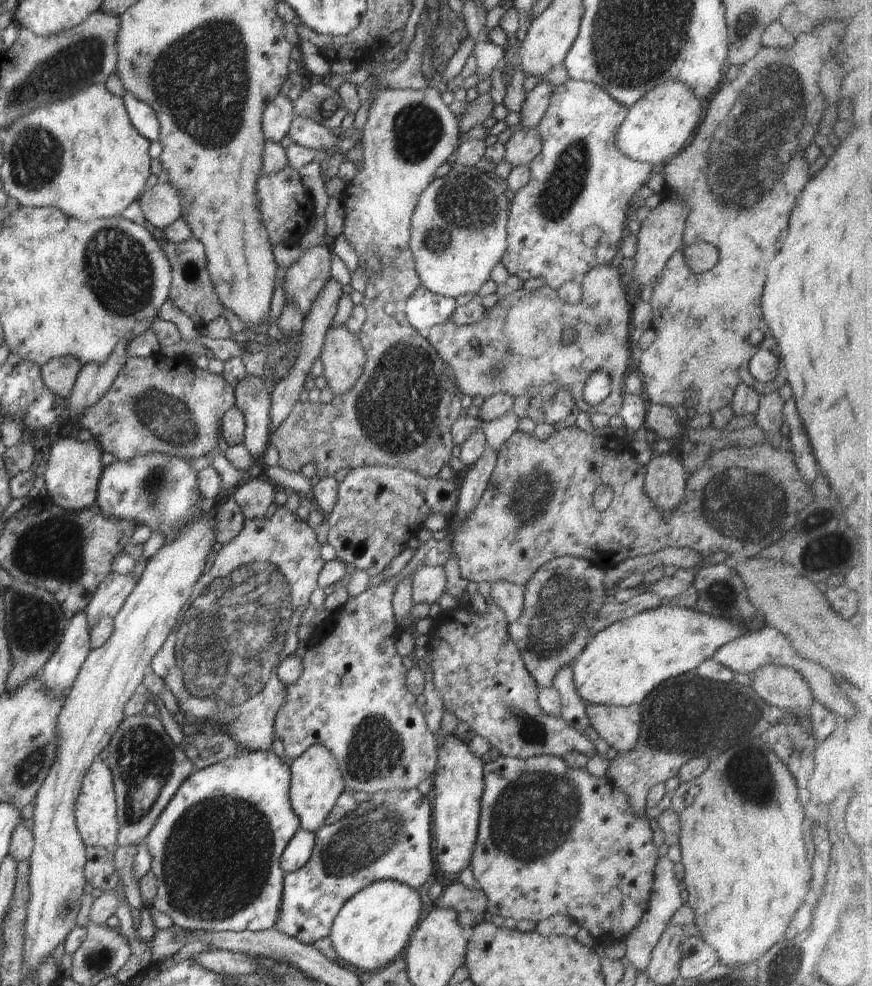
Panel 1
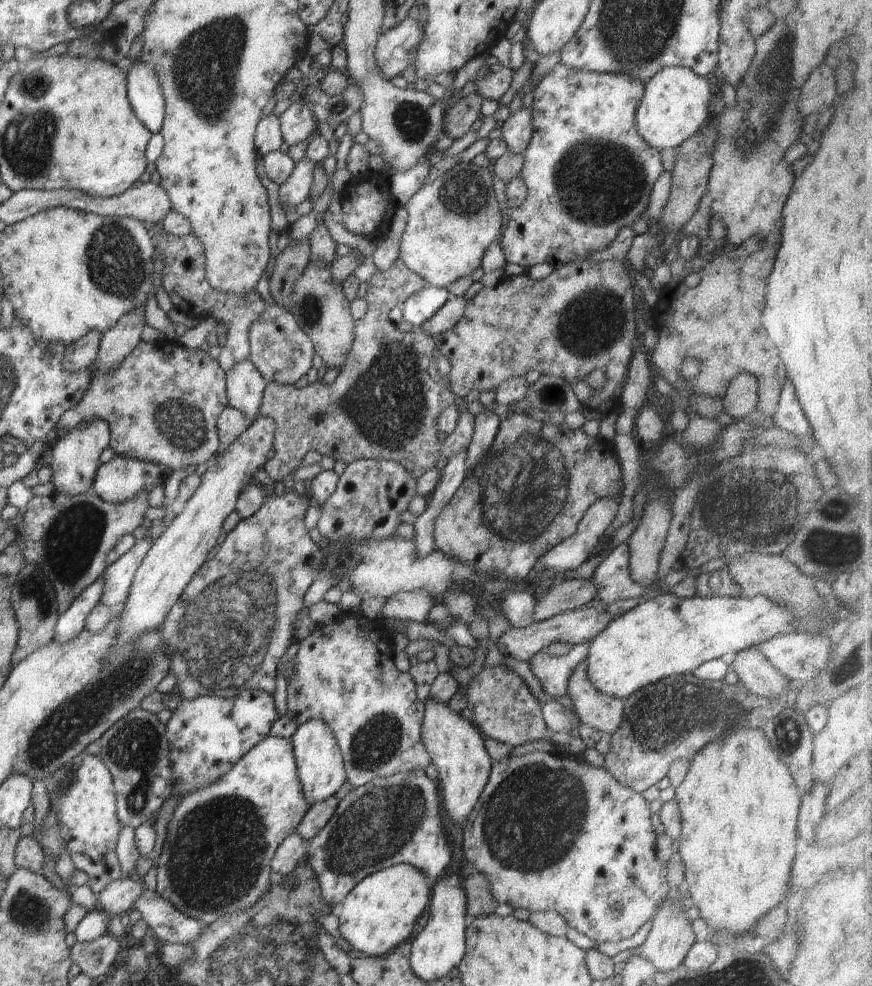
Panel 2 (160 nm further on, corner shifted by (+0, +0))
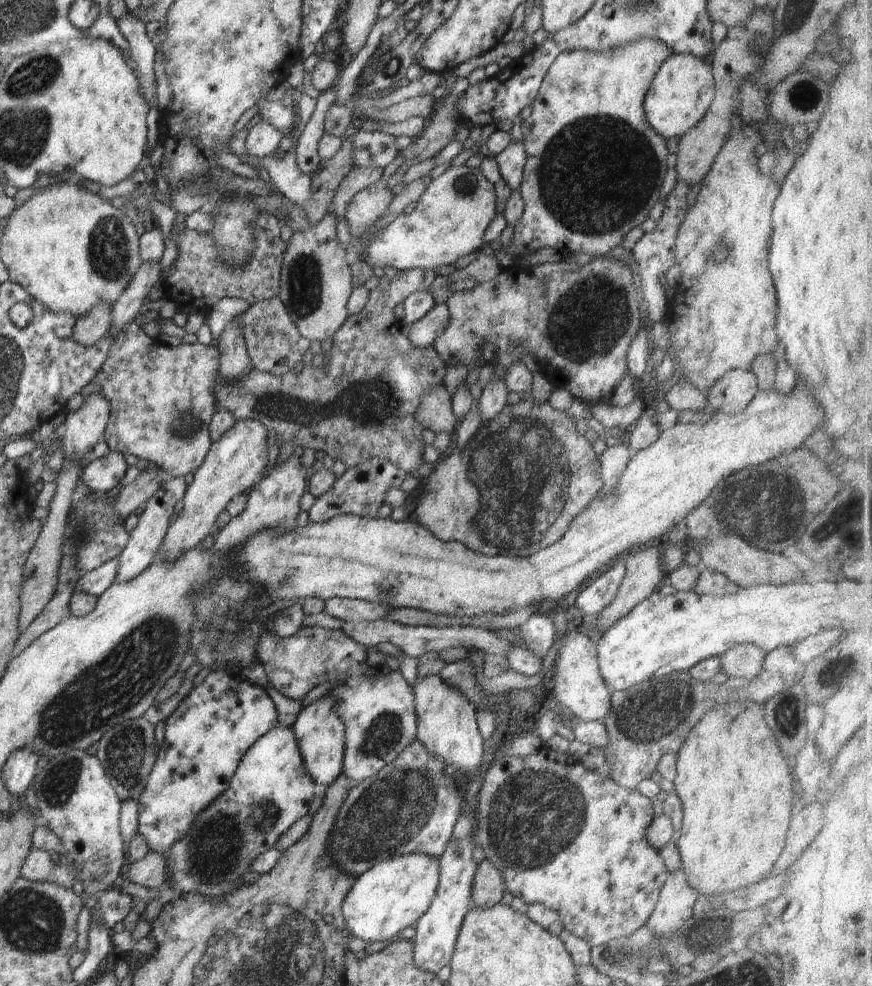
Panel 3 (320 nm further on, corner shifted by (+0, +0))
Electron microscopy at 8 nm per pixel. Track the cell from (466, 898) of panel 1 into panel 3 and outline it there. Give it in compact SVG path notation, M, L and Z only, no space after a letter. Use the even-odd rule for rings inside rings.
M488 859L477 864L471 888L472 906L490 908L502 900L505 893L501 872Z

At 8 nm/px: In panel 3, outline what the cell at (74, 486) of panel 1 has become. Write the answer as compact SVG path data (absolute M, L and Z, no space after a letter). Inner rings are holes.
M92 393L83 398L82 405L74 412L67 412L64 428L65 434L59 439L64 449L64 459L81 463L83 458L92 453L92 449L96 443L103 440L104 429L106 428L109 417L109 404L108 401L98 393Z

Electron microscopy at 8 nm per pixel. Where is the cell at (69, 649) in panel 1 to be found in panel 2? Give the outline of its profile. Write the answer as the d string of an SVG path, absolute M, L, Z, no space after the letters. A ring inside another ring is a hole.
M100 576L73 600L70 608L58 617L54 640L65 643L85 628L84 621L92 608L99 603L104 587L104 577Z

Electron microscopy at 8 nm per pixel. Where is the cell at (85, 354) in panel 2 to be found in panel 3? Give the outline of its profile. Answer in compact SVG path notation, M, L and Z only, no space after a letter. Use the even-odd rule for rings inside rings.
M100 301L91 308L86 314L76 319L73 326L73 337L83 345L96 344L103 336L111 333L111 308L106 301Z

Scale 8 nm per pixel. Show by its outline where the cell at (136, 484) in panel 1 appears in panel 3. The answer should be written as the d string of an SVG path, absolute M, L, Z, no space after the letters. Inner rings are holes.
M110 451L102 458L94 458L84 466L80 479L90 491L107 493L124 478L129 458Z

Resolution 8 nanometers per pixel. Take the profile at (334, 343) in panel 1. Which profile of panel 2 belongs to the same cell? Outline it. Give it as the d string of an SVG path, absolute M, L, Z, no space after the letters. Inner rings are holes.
M308 261L304 272L293 284L292 302L289 311L311 338L316 354L323 358L326 366L343 367L345 356L351 349L354 338L354 319L349 298L340 283L333 281L331 264L324 261Z

